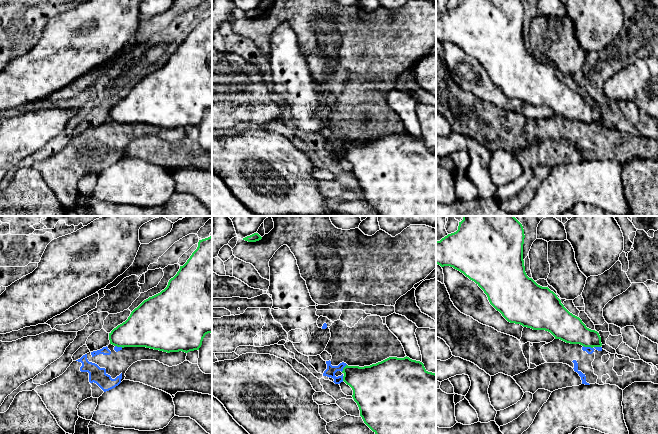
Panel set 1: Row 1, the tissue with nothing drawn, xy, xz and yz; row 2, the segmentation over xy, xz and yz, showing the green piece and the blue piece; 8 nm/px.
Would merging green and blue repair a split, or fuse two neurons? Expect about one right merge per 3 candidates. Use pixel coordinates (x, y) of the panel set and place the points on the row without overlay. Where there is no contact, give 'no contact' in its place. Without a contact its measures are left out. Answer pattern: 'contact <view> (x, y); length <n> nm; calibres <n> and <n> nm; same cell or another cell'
contact yz (588, 122); length 80 nm; calibres 220 and 60 nm; another cell

